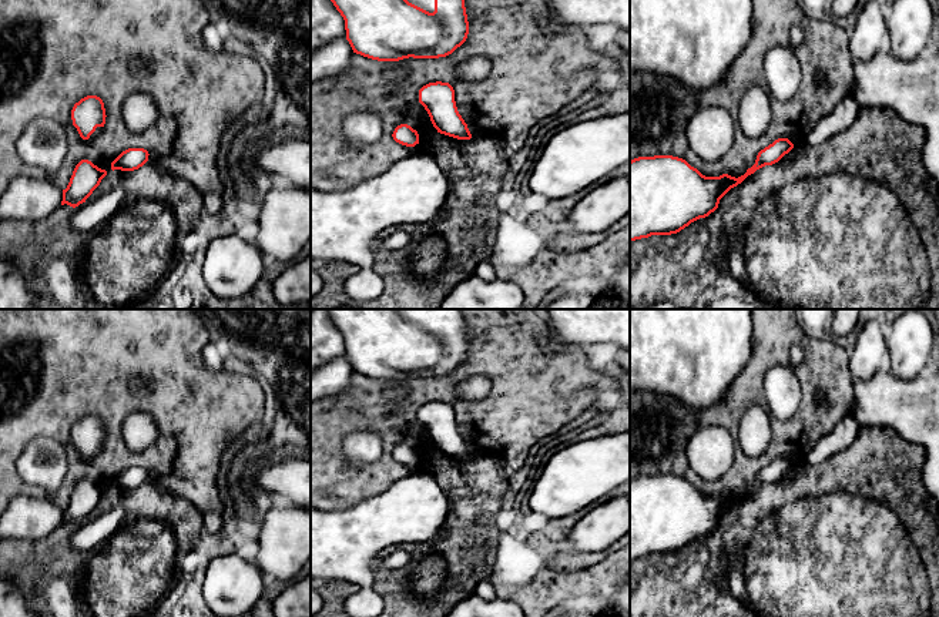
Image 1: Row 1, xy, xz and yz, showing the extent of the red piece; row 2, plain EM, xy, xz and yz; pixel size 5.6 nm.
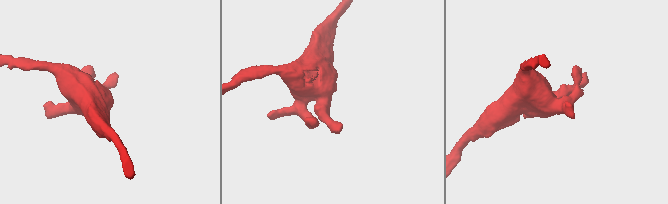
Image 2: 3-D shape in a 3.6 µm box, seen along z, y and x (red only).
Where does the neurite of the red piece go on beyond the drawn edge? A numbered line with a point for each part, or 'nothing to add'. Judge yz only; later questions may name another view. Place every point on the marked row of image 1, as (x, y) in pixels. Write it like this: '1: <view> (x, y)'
nothing to add

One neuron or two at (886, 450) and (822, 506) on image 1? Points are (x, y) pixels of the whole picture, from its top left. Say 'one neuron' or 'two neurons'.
one neuron

